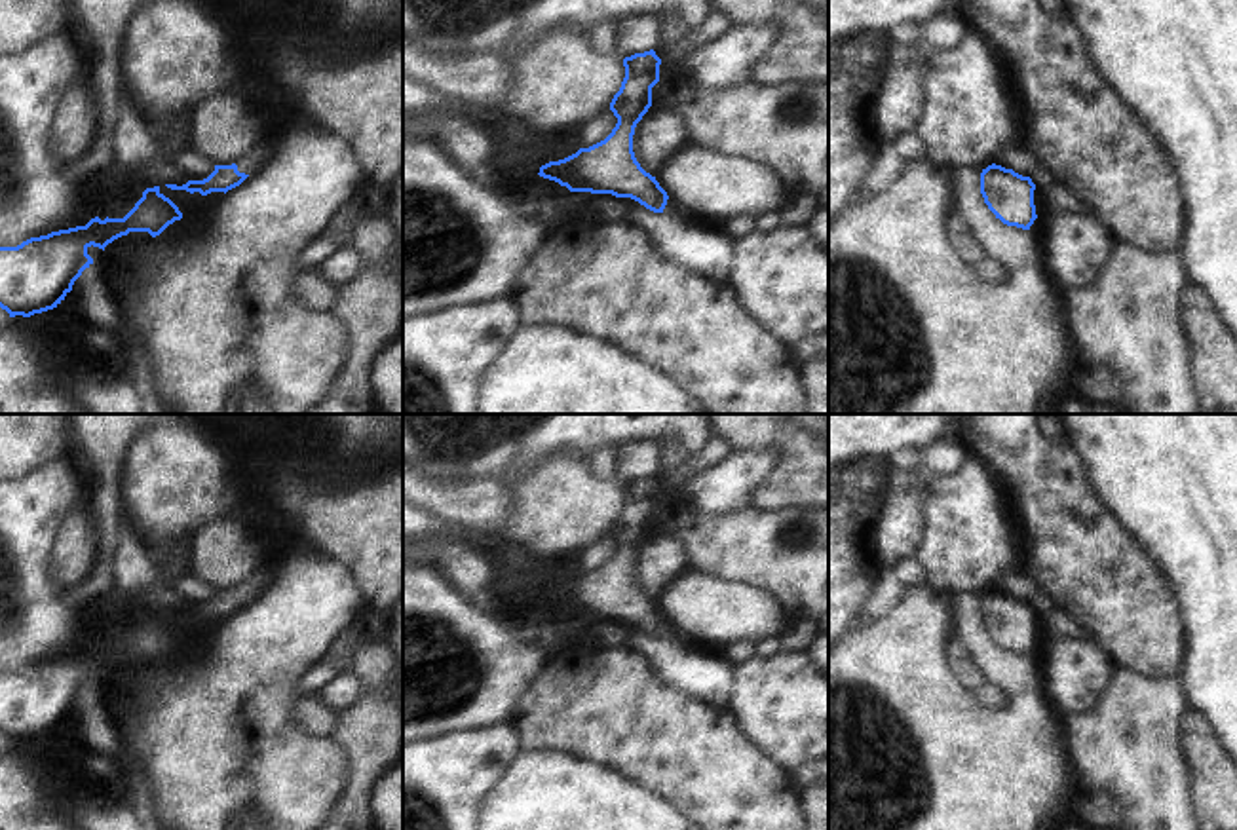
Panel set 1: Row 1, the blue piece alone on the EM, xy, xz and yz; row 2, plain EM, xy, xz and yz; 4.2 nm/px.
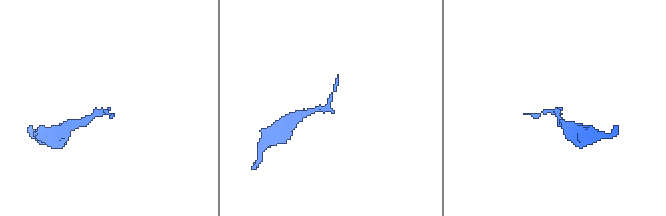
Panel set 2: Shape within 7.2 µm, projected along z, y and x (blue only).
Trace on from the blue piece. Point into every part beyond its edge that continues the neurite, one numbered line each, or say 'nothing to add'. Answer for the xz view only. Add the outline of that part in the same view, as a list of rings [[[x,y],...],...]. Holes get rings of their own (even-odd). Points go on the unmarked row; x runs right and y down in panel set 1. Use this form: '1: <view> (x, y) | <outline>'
1: xz (671, 635) | [[[667,625],[667,631],[663,634],[663,640],[678,644],[686,650],[701,650],[701,651],[709,651],[707,648],[703,648],[701,644],[697,644],[695,640],[684,636],[682,632],[678,632],[673,625]]]

